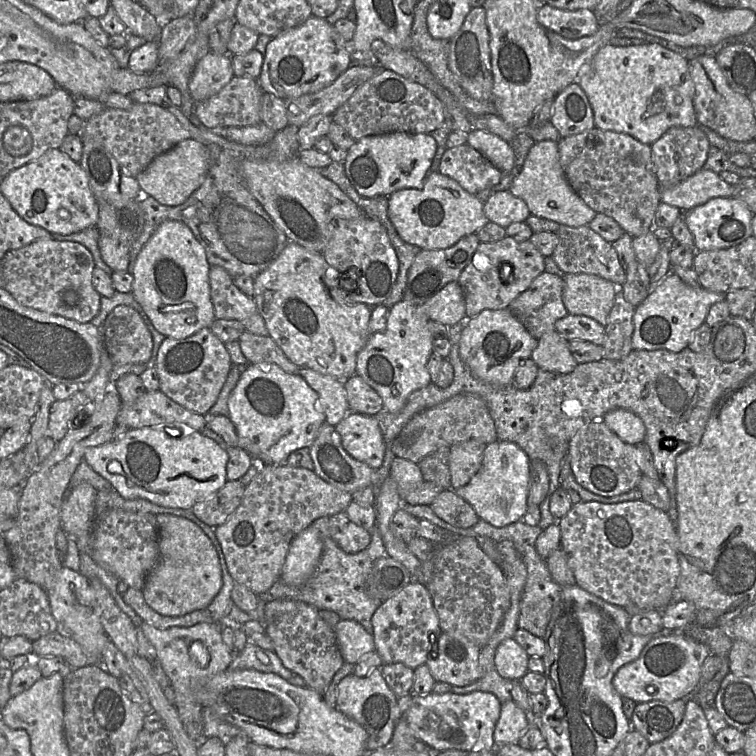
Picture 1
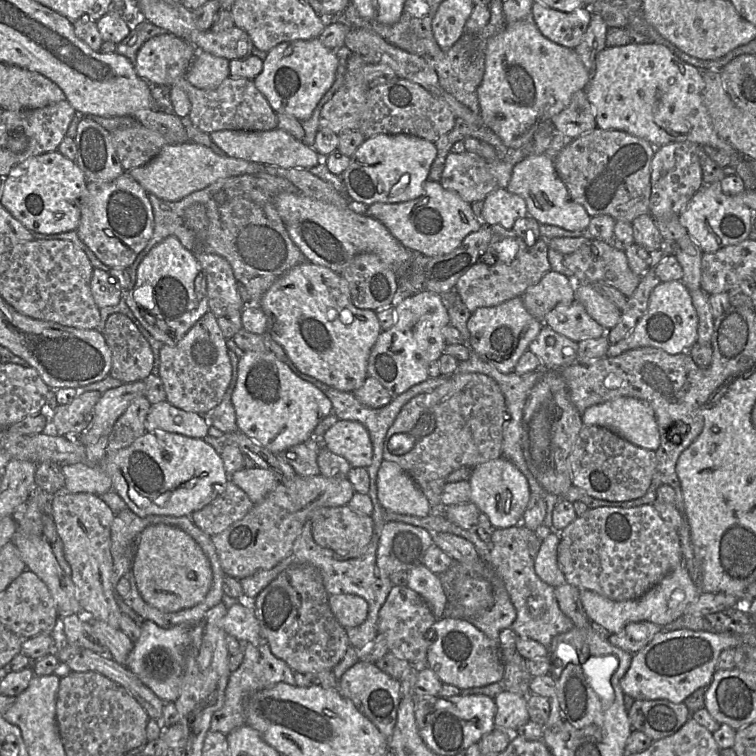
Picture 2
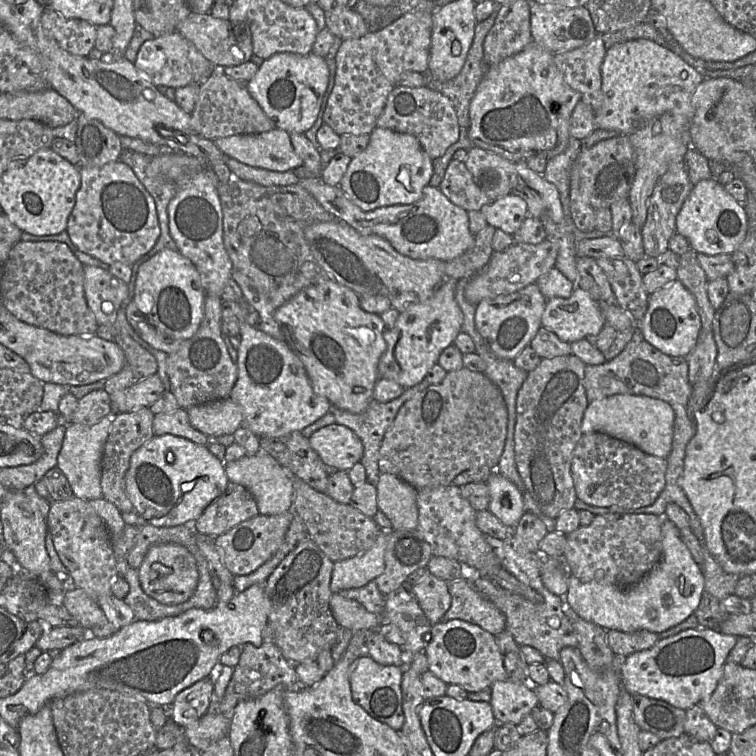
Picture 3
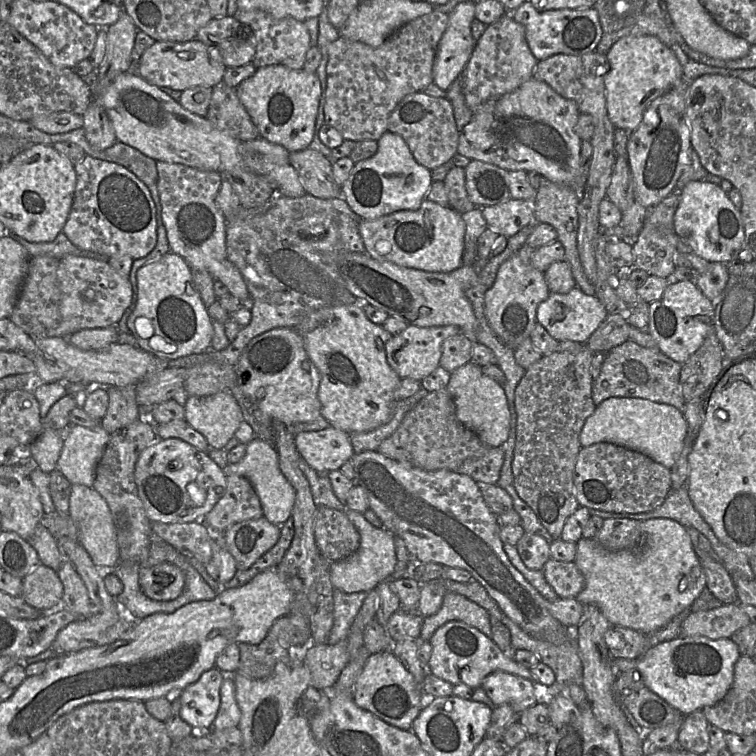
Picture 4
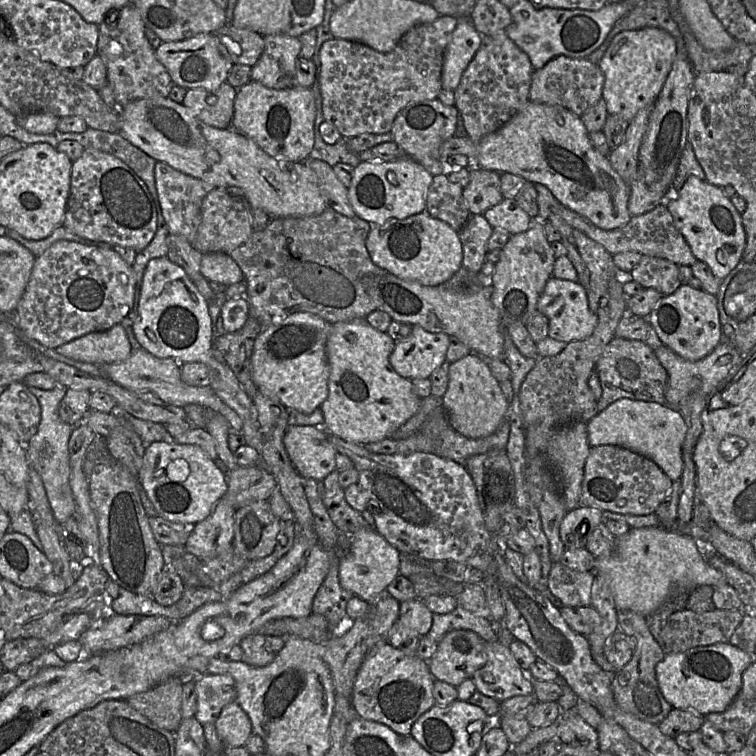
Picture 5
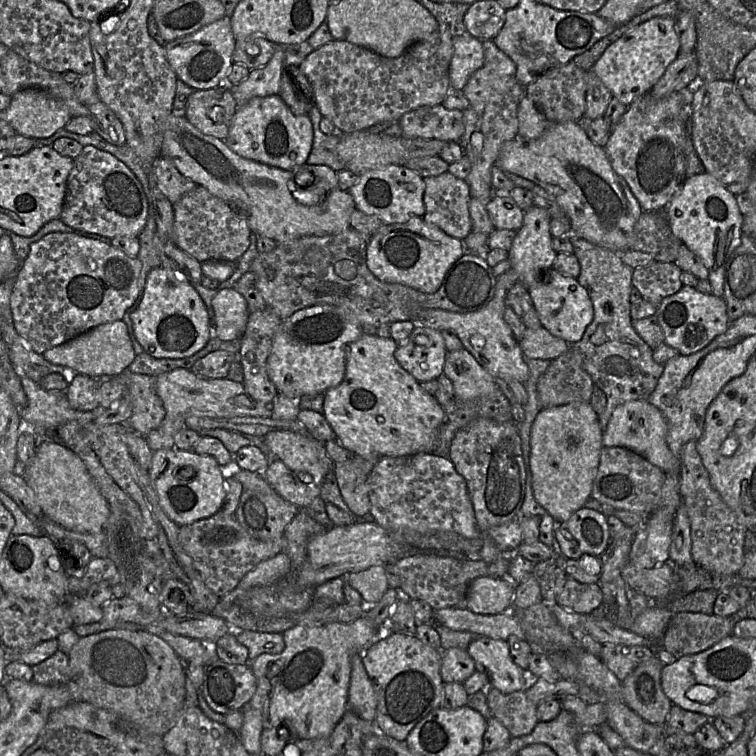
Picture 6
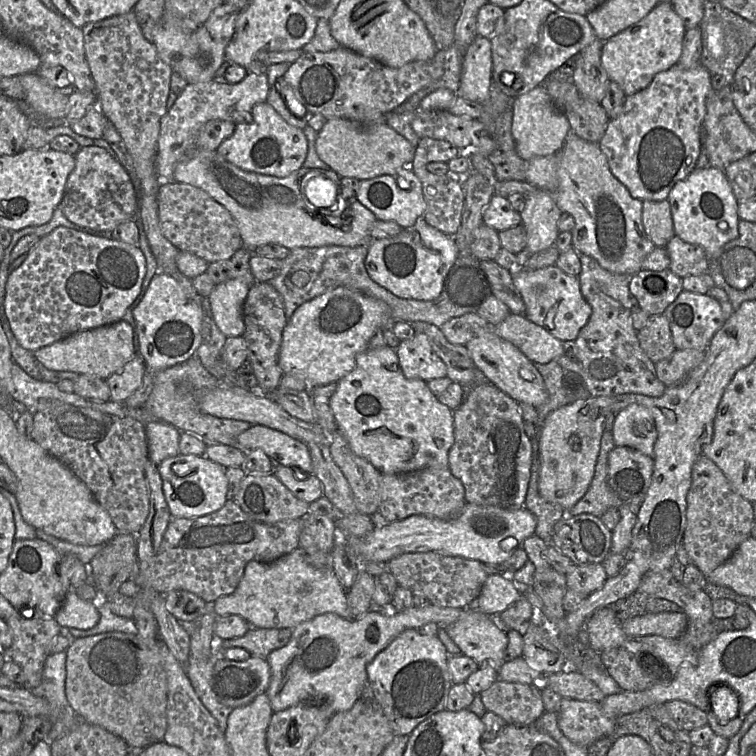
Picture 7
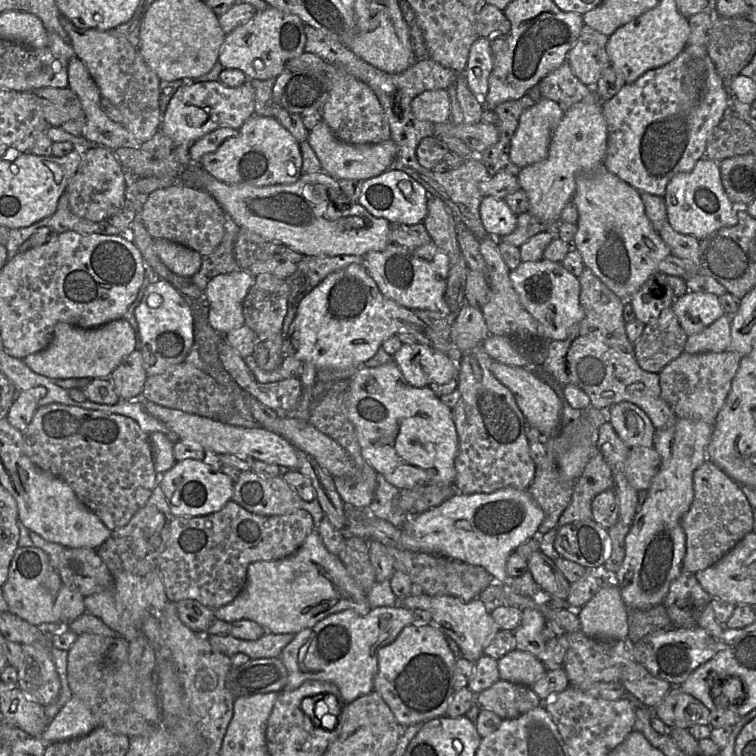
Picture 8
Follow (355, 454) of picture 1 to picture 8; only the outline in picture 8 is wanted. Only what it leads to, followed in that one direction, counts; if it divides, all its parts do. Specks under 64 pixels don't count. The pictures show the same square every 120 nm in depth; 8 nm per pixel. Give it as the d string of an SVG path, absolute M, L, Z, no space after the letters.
M141 400L146 411L174 432L179 440L194 441L200 444L204 448L205 454L208 451L213 451L216 454L231 453L240 456L251 456L268 464L276 464L298 470L299 462L295 446L275 432L263 427L247 428L235 426L182 410L164 407L151 401Z

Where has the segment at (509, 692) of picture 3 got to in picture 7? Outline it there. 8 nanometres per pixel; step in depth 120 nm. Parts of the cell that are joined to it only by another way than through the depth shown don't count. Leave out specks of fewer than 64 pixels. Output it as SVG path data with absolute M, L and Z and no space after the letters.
M466 608L456 622L443 627L462 654L472 658L479 666L490 664L498 671L506 662L508 629L500 627L493 616Z

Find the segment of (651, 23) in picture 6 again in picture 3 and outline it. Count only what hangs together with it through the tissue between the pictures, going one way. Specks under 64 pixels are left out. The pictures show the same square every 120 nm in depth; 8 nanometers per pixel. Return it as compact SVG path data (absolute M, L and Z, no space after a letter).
M648 39L630 40L609 48L602 64L602 104L595 113L595 127L631 133L643 120L658 118L669 112L681 117L685 126L686 140L690 142L689 125L693 117L693 95L704 80L701 72L685 62L679 55Z

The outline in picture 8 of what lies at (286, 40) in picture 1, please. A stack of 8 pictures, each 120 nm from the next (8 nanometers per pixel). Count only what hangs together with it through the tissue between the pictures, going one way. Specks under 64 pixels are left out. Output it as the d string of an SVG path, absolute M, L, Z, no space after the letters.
M253 115L241 126L238 135L226 139L218 149L195 163L218 180L230 184L258 187L293 184L301 176L302 152L297 139L276 118Z

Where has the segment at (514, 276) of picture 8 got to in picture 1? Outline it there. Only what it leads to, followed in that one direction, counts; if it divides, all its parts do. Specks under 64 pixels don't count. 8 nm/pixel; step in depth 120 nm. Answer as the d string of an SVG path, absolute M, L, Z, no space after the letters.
M567 314L557 320L554 329L567 341L584 340L596 345L603 345L605 327L584 315Z

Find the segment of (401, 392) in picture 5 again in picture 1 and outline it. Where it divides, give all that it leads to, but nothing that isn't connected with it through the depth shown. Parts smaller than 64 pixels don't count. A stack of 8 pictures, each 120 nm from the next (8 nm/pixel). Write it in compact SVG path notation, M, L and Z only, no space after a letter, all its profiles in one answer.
M289 241L278 257L254 278L254 300L258 312L265 320L269 336L284 354L299 367L313 369L341 381L356 374L356 359L369 336L368 329L373 306L365 303L347 304L343 301L341 288L330 288L325 283L329 264L322 253L311 251Z

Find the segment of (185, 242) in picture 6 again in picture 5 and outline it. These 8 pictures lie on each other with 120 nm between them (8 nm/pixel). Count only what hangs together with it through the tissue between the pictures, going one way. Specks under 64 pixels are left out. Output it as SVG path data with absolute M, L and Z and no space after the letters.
M214 188L203 199L201 214L201 223L191 245L203 254L212 252L230 254L244 244L253 232L252 206L245 193L239 188Z

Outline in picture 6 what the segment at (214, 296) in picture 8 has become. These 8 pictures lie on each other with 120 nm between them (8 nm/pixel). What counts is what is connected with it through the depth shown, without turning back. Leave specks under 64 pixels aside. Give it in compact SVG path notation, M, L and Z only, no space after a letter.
M221 289L212 300L217 337L223 341L241 339L250 311L245 297L235 289Z

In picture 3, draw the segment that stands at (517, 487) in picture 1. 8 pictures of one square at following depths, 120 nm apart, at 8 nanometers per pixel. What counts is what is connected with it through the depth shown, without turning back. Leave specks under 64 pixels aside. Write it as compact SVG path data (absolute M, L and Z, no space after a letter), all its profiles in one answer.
M497 470L487 479L490 501L488 510L503 524L516 526L525 512L521 491Z

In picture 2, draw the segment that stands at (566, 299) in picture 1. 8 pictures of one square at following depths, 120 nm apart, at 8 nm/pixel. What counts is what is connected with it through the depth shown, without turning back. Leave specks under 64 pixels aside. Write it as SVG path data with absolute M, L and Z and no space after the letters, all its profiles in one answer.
M576 283L575 300L579 301L588 315L606 331L614 328L621 319L621 310L589 283Z

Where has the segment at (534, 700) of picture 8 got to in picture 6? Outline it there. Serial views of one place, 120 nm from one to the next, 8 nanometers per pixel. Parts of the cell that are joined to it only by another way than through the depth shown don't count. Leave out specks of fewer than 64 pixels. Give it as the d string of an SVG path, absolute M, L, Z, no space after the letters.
M487 688L486 697L493 717L506 727L511 737L531 733L538 723L537 705L527 698L524 690L503 693Z

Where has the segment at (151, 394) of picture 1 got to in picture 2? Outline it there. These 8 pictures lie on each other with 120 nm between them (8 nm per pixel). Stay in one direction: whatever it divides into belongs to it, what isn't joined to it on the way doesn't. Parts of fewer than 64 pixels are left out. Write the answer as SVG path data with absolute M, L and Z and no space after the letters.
M167 400L151 405L145 421L147 432L165 430L200 439L209 435L209 426L203 415L184 411Z

